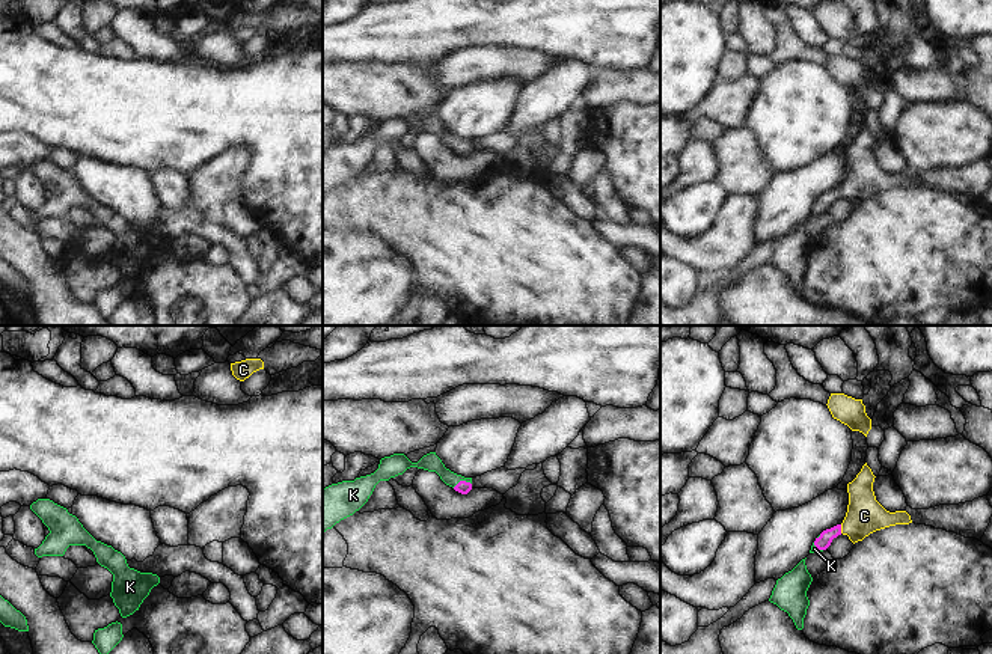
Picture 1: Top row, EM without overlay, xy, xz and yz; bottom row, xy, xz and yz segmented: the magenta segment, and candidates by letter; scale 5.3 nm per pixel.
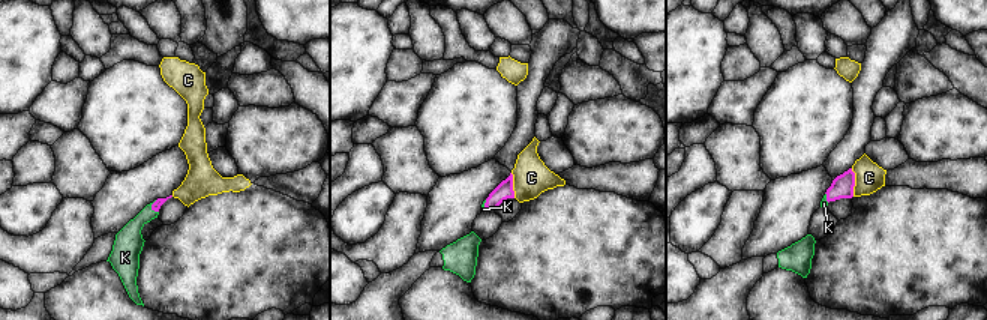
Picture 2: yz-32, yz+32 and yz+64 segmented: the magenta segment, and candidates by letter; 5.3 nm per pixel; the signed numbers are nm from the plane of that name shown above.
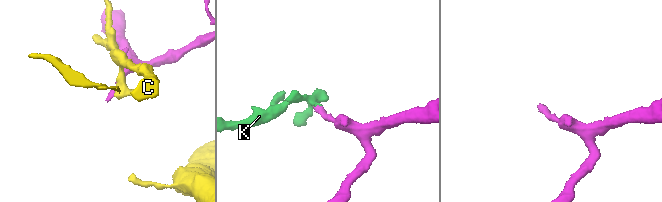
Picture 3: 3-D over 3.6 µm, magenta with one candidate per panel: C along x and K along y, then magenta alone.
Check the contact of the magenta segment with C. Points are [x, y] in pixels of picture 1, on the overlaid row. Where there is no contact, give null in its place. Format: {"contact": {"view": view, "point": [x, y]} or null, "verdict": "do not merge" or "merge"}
{"contact": {"view": "yz", "point": [840, 529]}, "verdict": "do not merge"}

